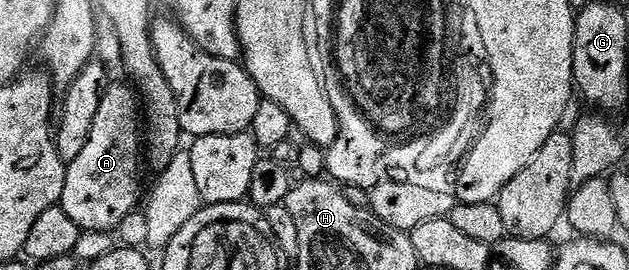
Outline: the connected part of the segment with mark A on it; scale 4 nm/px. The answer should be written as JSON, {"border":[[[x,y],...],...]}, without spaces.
{"border":[[[106,84],[101,95],[91,135],[75,160],[68,162],[59,207],[75,219],[83,231],[113,233],[133,213],[141,197],[143,169],[143,125],[139,98],[132,84]]]}

